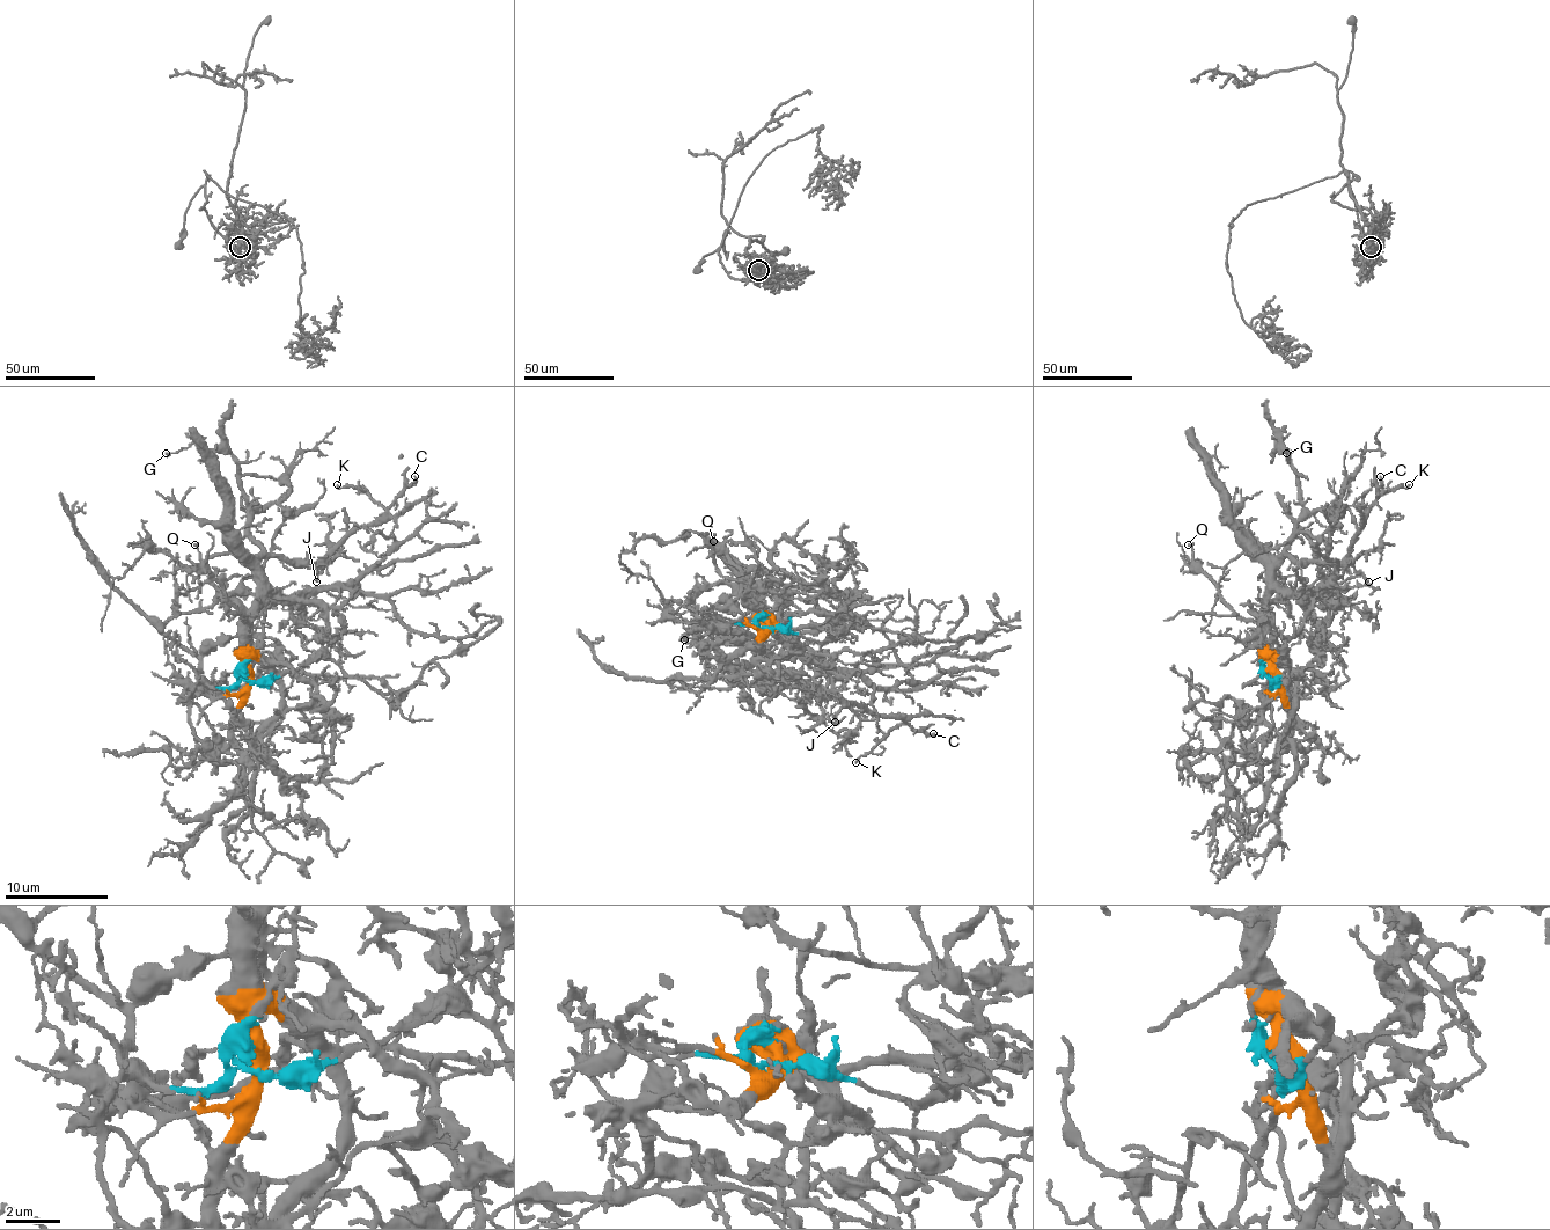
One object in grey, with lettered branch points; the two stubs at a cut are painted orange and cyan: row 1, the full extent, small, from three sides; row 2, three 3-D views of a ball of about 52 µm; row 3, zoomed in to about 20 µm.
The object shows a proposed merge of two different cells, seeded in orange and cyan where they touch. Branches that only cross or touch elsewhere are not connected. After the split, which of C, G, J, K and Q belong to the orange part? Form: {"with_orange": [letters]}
{"with_orange": ["C", "G", "J", "K", "Q"]}

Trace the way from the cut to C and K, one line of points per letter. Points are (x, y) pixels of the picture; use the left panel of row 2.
C: (248, 679), (250, 606), (258, 563), (265, 557), (320, 563), (351, 534), (368, 527), (410, 485), (414, 475)
K: (248, 679), (248, 624), (258, 565), (263, 557), (320, 563), (383, 511), (366, 493), (337, 485)

